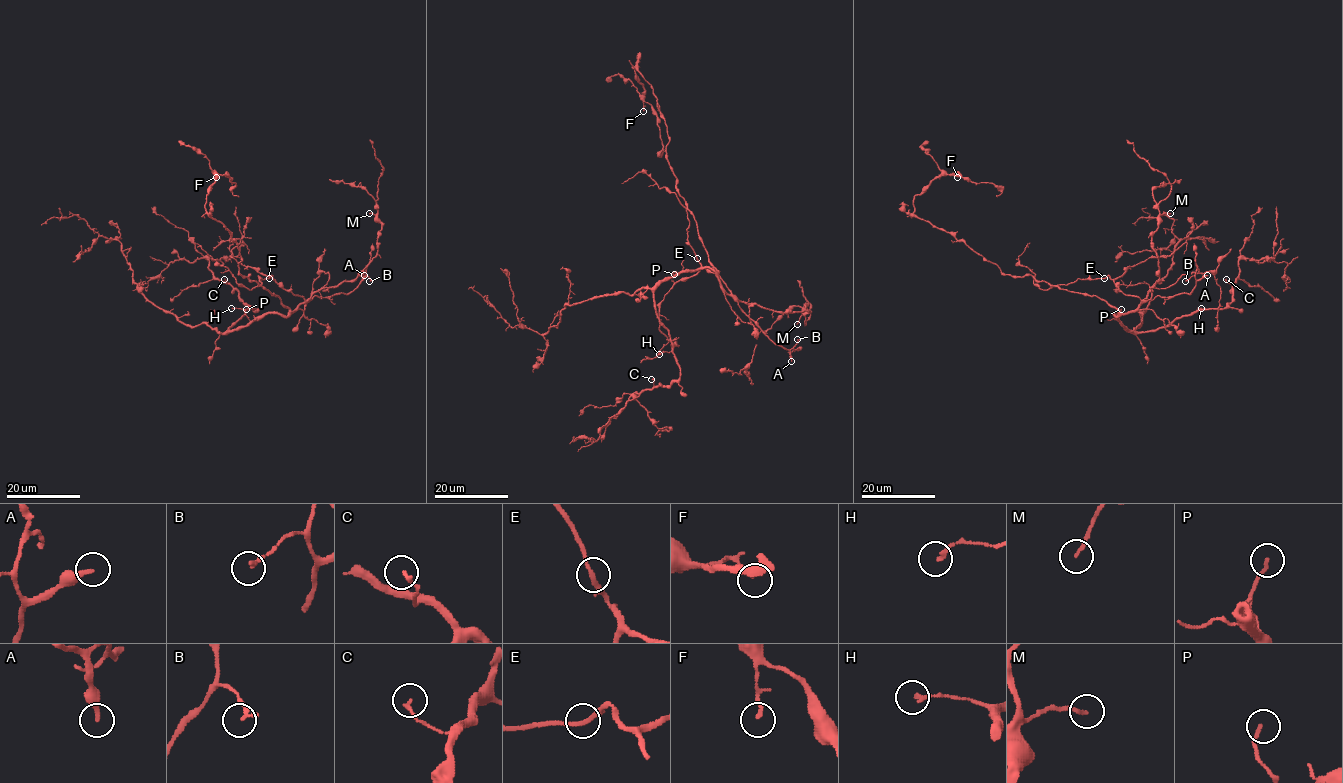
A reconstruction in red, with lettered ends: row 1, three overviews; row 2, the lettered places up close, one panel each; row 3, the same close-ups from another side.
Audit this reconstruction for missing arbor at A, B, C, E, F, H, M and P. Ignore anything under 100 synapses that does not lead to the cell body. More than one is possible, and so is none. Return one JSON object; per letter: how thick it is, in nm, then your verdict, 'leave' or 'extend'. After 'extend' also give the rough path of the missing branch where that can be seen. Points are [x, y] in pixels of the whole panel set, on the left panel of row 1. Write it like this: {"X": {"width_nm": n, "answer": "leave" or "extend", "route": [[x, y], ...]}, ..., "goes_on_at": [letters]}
{"A": {"width_nm": 280, "answer": "extend"}, "B": {"width_nm": 190, "answer": "leave"}, "C": {"width_nm": 150, "answer": "leave"}, "E": {"width_nm": 190, "answer": "leave"}, "F": {"width_nm": 130, "answer": "leave"}, "H": {"width_nm": 170, "answer": "leave"}, "M": {"width_nm": 140, "answer": "leave"}, "P": {"width_nm": 140, "answer": "leave"}, "goes_on_at": ["A"]}

